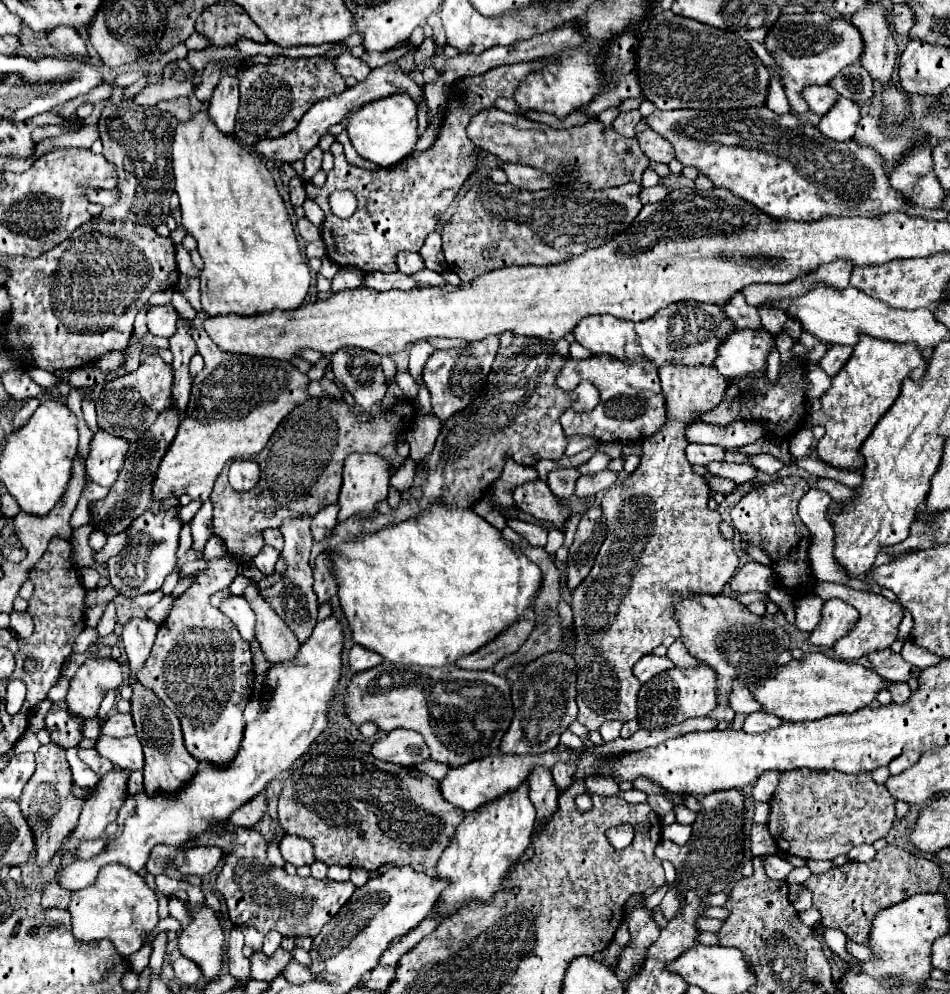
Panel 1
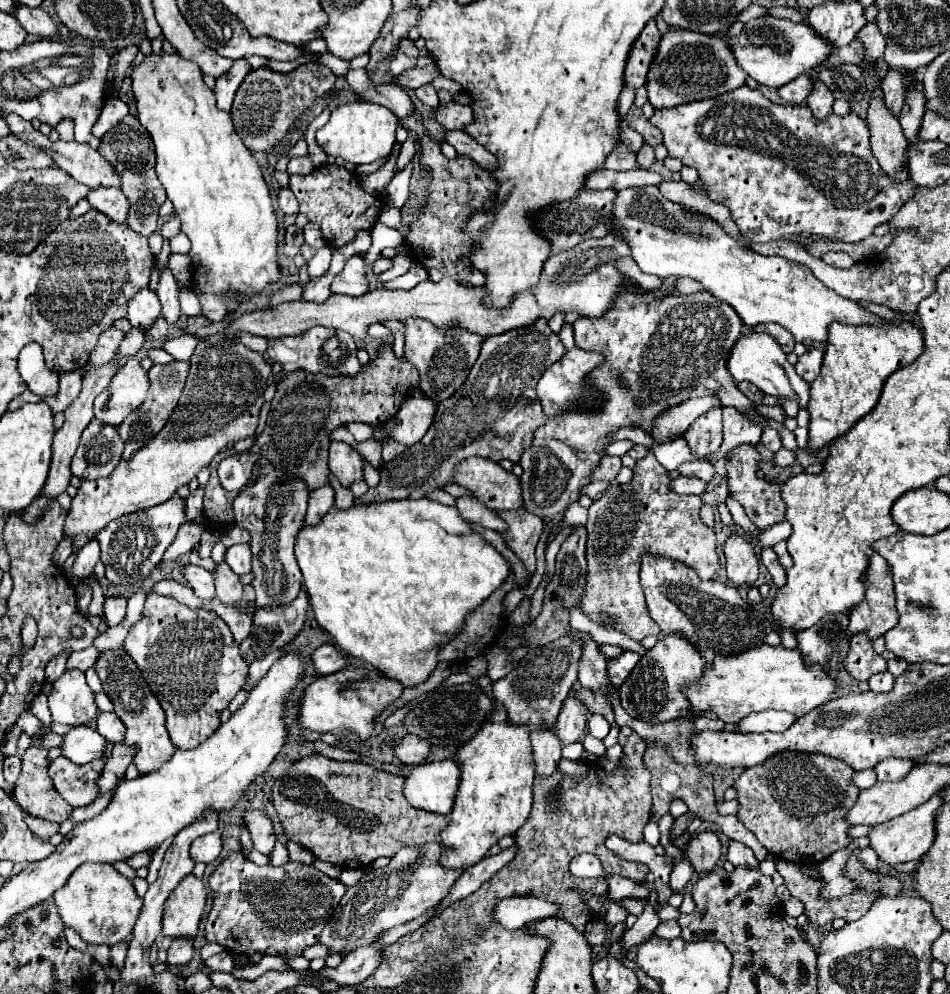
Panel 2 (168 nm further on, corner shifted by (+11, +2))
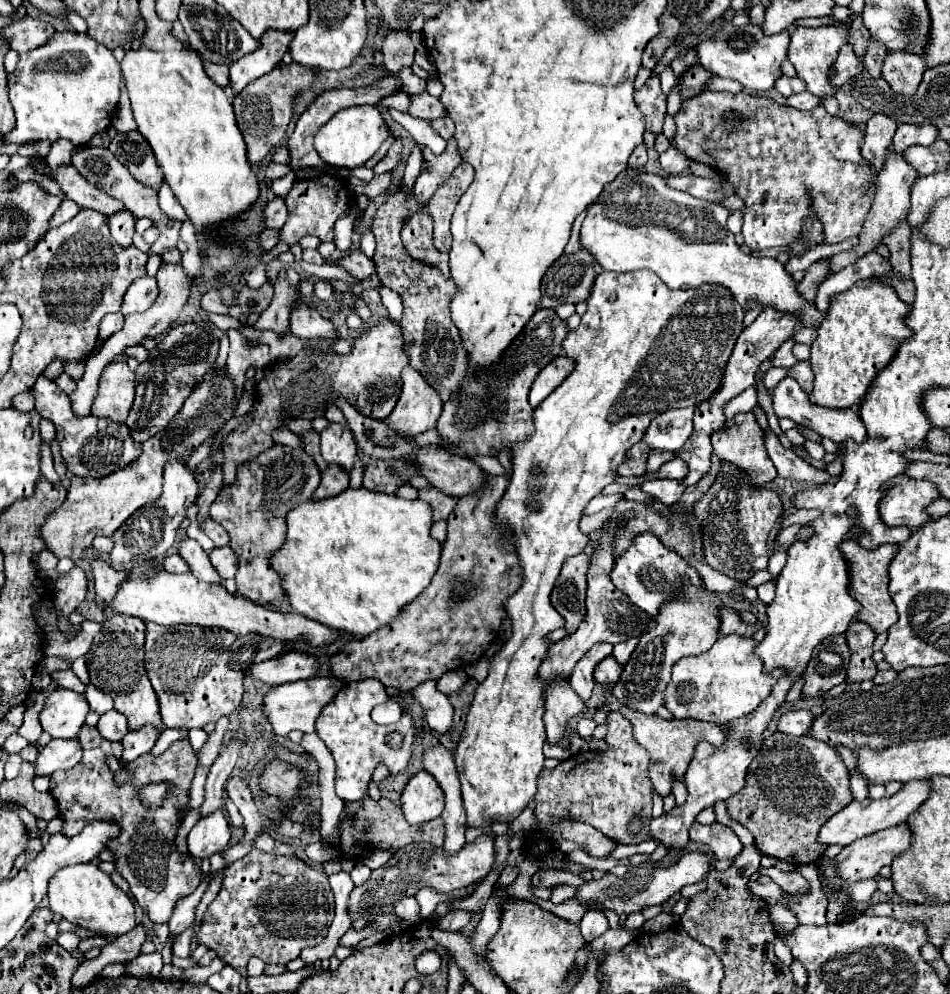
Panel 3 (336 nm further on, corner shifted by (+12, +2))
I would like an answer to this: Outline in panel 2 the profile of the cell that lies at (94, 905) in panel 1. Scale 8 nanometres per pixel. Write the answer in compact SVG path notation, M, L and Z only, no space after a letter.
M81 864L65 882L61 890L53 894L59 916L65 924L75 928L89 944L113 946L133 932L133 924L143 906L143 900L135 894L129 878L119 874L109 864Z

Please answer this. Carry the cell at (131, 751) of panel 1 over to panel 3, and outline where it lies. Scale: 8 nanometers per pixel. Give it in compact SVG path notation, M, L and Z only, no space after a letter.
M56 738L40 748L36 762L36 774L52 774L56 770L72 768L80 762L80 740L78 738Z

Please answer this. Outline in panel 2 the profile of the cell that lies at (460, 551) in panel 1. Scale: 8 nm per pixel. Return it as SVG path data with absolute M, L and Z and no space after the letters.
M421 498L421 500L387 500L387 502L373 502L367 506L353 504L351 508L345 508L345 510L339 510L337 506L333 506L321 518L319 524L303 526L299 530L297 540L295 540L295 556L297 556L299 568L303 572L303 586L309 594L309 604L313 608L313 614L315 614L315 620L319 622L319 626L325 628L335 638L335 642L341 646L343 652L375 666L389 680L401 682L405 688L419 686L421 682L427 682L427 678L431 676L431 672L437 666L437 650L443 646L443 642L447 642L449 638L453 638L461 630L465 614L473 606L479 606L495 590L495 586L505 580L505 574L509 572L509 562L497 550L493 550L491 544L487 544L479 534L475 534L469 528L469 522L465 522L457 514L455 506L445 506L439 502L425 500L425 498Z

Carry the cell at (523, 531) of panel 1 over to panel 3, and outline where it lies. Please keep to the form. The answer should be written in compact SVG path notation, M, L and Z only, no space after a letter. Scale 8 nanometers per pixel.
M436 488L420 490L420 498L426 500L434 508L434 522L446 520L452 514L452 510L456 508L456 502L458 502L456 496L448 496L448 494L444 494Z

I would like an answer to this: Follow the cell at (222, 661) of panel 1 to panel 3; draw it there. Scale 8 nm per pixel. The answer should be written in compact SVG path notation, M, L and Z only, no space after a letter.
M144 624L144 664L166 728L202 728L238 710L244 694L244 672L236 672L228 664L236 634L228 634L228 630L204 630L204 626Z

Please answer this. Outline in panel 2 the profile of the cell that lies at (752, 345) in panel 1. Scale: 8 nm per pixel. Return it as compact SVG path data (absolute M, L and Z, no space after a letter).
M747 332L737 340L737 346L733 346L733 354L729 354L729 372L733 374L735 382L753 382L759 390L763 390L767 396L773 396L777 400L781 398L791 398L799 404L799 408L807 408L807 394L809 394L809 384L795 374L793 364L787 362L785 352L781 346L771 338L769 334L759 334L759 332Z

